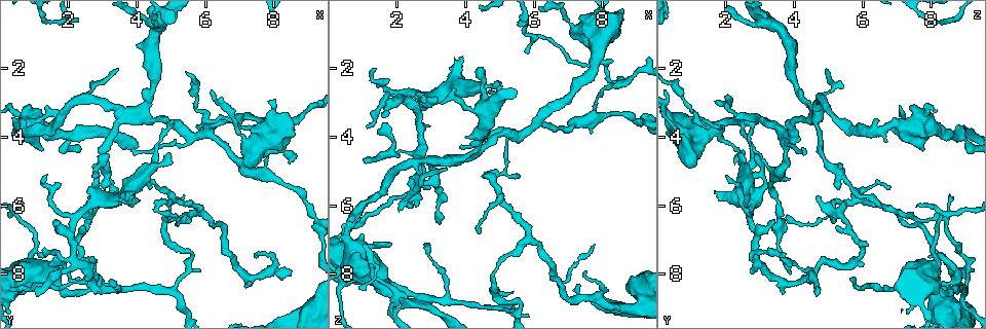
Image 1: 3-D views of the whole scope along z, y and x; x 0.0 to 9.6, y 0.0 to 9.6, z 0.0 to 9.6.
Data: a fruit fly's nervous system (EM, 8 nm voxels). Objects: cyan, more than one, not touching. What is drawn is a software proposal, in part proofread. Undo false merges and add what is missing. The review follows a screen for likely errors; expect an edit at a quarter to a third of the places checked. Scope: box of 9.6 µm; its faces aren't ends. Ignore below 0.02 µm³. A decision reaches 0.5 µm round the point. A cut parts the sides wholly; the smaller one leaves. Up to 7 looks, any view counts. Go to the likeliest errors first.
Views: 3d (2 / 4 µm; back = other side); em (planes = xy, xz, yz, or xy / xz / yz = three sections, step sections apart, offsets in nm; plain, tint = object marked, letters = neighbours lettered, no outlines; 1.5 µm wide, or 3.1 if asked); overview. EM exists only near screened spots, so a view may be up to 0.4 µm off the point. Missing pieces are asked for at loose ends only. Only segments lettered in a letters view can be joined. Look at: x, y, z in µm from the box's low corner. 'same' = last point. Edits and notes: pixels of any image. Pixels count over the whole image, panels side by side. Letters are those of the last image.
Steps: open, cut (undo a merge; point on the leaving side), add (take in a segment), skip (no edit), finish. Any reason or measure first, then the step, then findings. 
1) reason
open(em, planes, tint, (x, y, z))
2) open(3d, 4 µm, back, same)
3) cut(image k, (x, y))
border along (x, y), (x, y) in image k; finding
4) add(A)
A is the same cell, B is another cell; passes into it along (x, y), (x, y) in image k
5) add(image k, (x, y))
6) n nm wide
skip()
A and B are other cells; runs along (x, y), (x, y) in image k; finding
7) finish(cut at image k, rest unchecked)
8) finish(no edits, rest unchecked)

sudden change in width
open(em, planes, letters, (4.45, 2.55, 4.00))

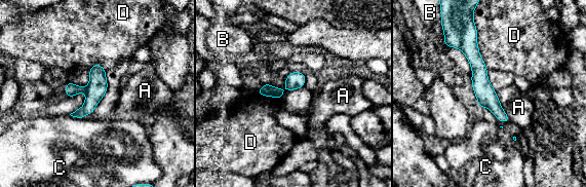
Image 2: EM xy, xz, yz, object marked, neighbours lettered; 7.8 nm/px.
cut(image 2, (98, 85))
A, B, C and D are other cells; border along (82, 107), (85, 112) in image 2; two neurons meet here

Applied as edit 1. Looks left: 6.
open(overview)

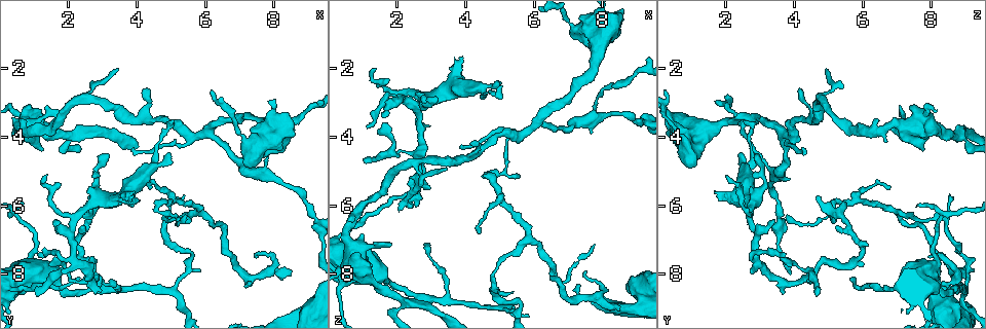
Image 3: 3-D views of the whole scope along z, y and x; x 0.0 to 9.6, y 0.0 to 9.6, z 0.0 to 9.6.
calibre changes
open(3d, 4 µm, (5.75, 6.10, 7.05))

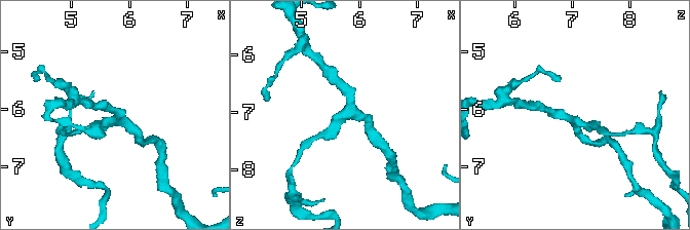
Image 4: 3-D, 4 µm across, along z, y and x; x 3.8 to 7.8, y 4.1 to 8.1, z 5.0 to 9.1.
3 arms; need the tissue
open(em, planes, letters, (5.75, 6.15, 7.05))

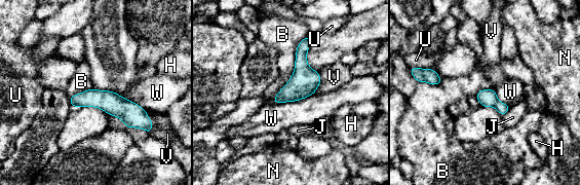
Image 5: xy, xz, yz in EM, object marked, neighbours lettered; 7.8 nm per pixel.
140 nm wide
skip()
B, H, J, N, U, V and W are other cells; border along (145, 110), (152, 123), (149, 134) in image 5; continuous, no second neuron

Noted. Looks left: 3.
tapers out
open(em, xy, step 8, letters, (5.60, 6.40, 5.05))

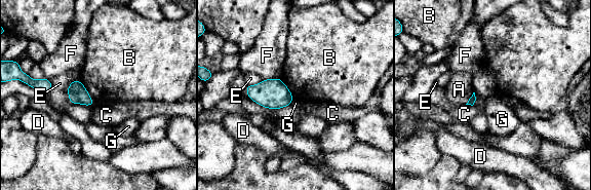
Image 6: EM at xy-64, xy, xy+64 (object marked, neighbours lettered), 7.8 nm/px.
cut it another way
open(em, planes, letters, same)

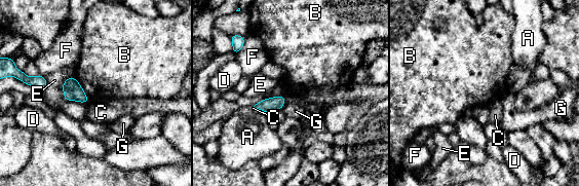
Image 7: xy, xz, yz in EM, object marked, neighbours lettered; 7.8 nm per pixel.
skip()
A, B, C, D, E, F and G are other cells; border along (74, 76), (89, 100) in image 7; none of them fits

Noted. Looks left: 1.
finish(cut at image 2, rest unchecked)

